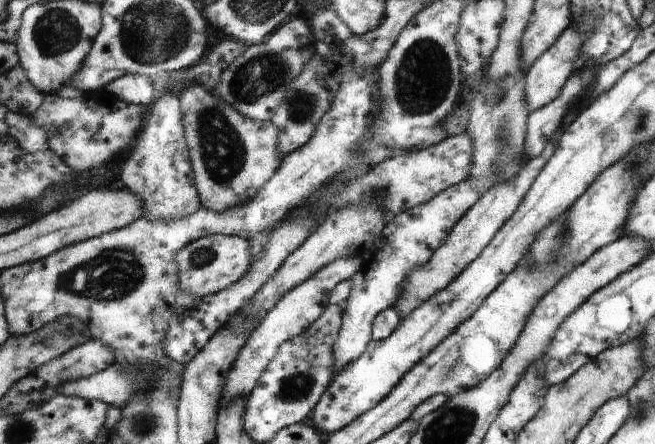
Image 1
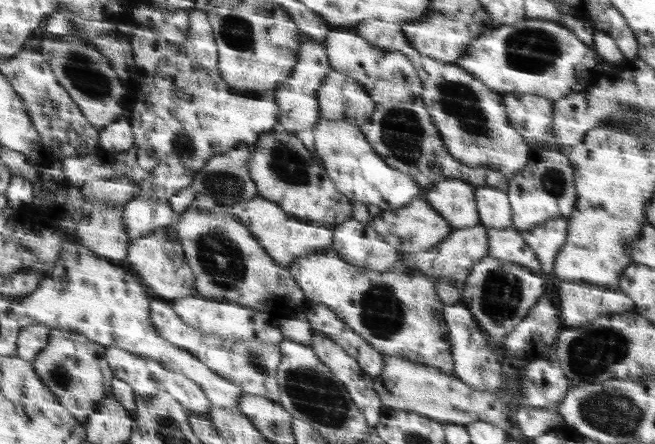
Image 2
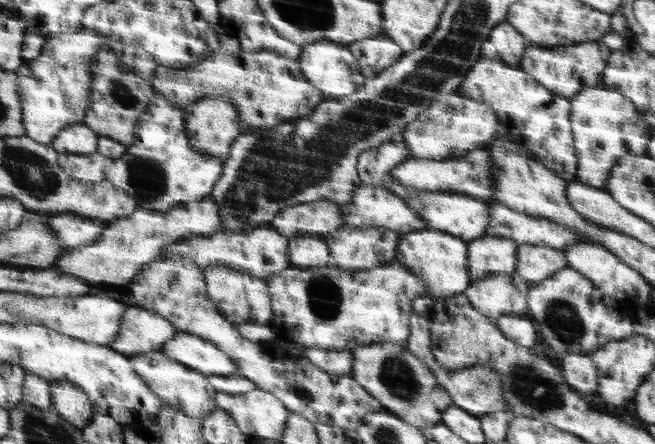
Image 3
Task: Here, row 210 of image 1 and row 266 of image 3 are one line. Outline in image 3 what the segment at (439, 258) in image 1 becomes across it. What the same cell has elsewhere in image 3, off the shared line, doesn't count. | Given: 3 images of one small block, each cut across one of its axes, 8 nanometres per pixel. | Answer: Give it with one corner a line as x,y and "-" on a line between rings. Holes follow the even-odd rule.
482,236
469,241
471,284
495,273
514,272
519,261
519,245
512,238
498,236

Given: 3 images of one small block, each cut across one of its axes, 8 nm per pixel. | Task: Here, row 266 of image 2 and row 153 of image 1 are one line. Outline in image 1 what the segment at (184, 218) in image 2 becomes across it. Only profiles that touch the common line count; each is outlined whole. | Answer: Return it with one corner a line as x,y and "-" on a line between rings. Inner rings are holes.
202,85
186,87
179,101
201,206
224,212
232,206
246,204
281,168
284,156
279,147
278,126
242,116

